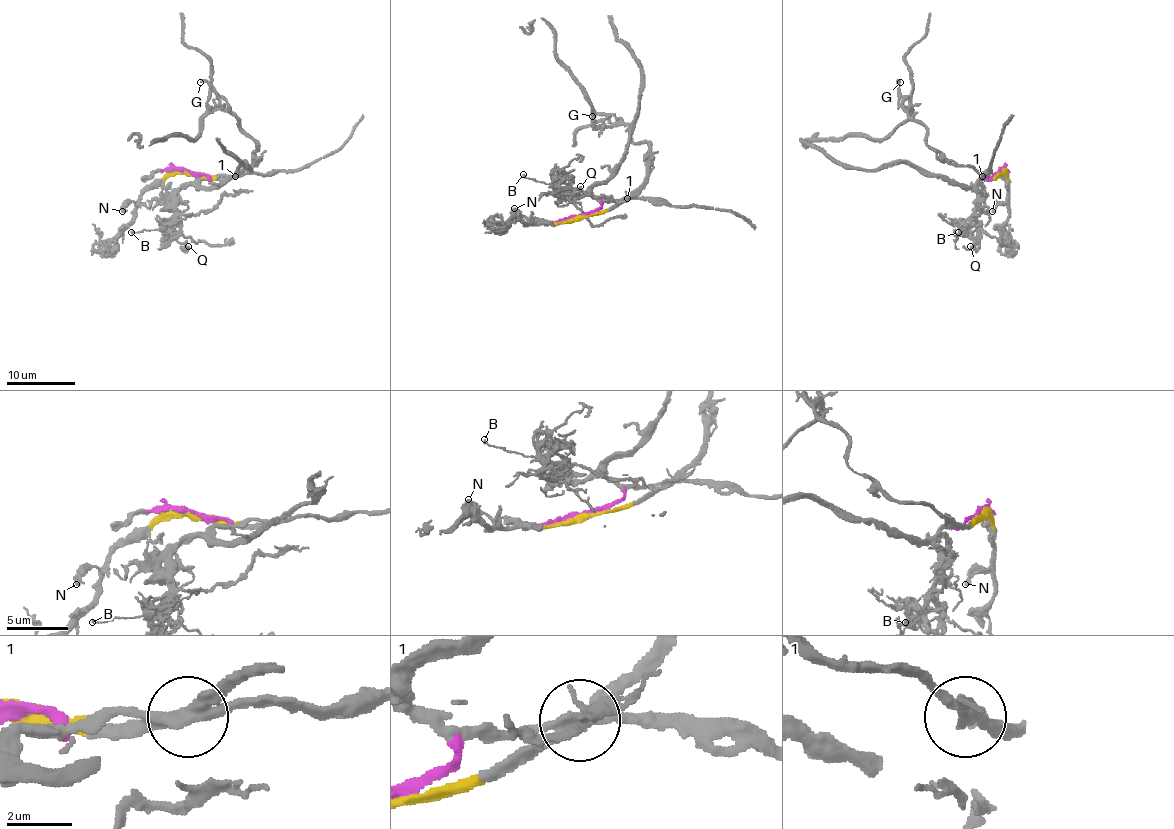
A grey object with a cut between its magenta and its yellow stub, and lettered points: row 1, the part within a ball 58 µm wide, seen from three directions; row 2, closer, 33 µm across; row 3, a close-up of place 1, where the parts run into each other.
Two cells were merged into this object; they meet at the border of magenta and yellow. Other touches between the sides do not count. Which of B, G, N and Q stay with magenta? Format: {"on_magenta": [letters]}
{"on_magenta": ["B", "Q"]}

